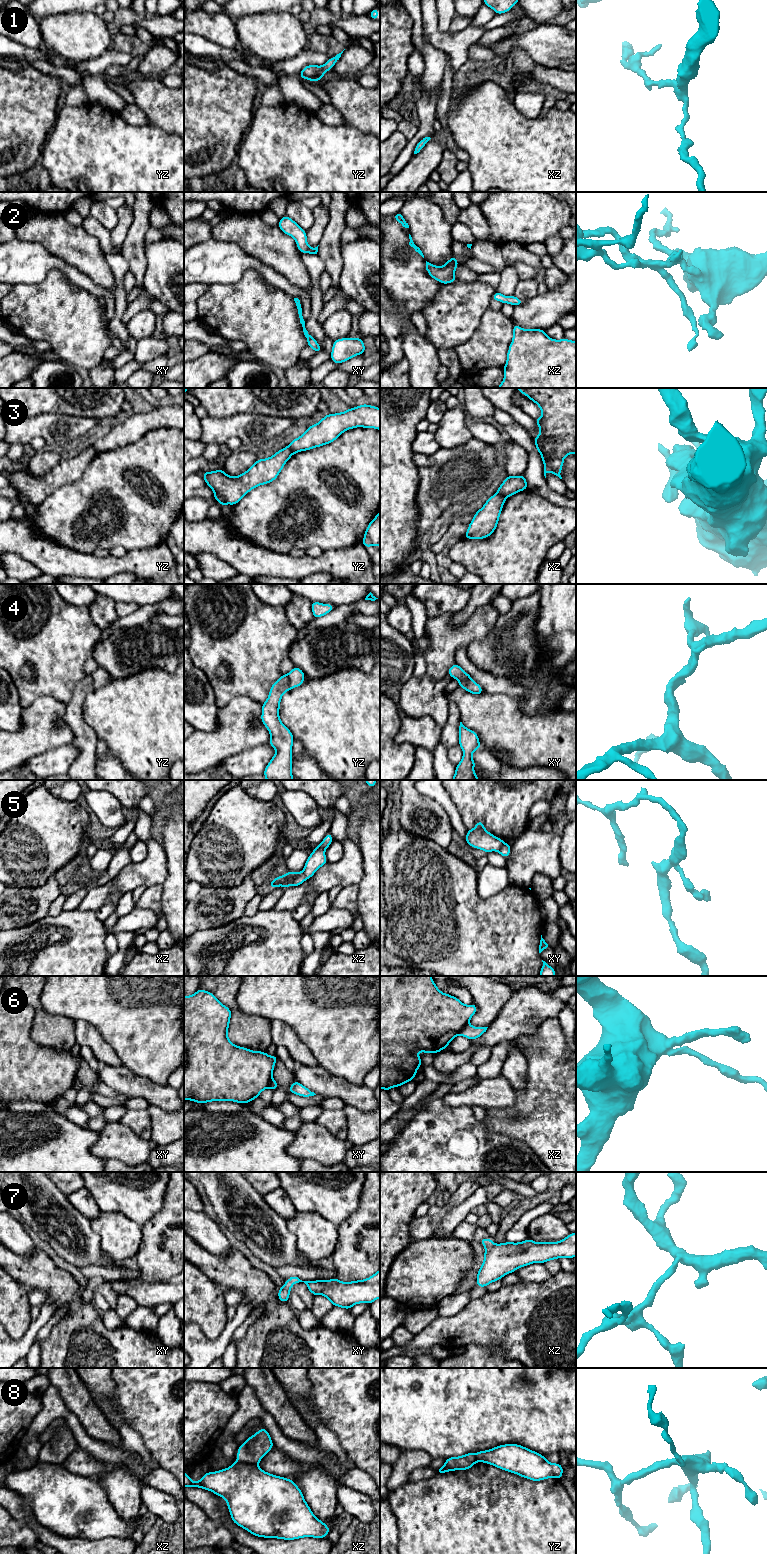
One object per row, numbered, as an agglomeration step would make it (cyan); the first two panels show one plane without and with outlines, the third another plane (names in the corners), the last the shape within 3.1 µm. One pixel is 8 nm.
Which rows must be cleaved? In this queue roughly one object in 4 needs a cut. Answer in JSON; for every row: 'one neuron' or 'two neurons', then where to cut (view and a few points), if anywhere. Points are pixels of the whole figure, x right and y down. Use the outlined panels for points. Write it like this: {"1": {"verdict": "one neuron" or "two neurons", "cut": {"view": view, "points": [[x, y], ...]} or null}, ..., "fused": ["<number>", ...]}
{"1": {"verdict": "one neuron", "cut": null}, "2": {"verdict": "one neuron", "cut": null}, "3": {"verdict": "two neurons", "cut": {"view": "xz", "points": [[496, 493], [506, 497]]}}, "4": {"verdict": "one neuron", "cut": null}, "5": {"verdict": "two neurons", "cut": {"view": "xz", "points": [[303, 873], [288, 885]]}}, "6": {"verdict": "two neurons", "cut": {"view": "xz", "points": [[468, 1022], [458, 1033]]}}, "7": {"verdict": "one neuron", "cut": null}, "8": {"verdict": "two neurons", "cut": {"view": "xz", "points": [[237, 1460], [257, 1465]]}}, "fused": ["3", "5", "6", "8"]}

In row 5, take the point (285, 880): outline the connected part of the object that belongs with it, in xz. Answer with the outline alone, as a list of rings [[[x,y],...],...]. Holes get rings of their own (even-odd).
[[[289,870],[285,875],[278,876],[274,880],[270,881],[268,886],[272,888],[282,886],[285,888],[289,886],[295,878],[301,876],[302,874],[302,872],[295,873]]]

